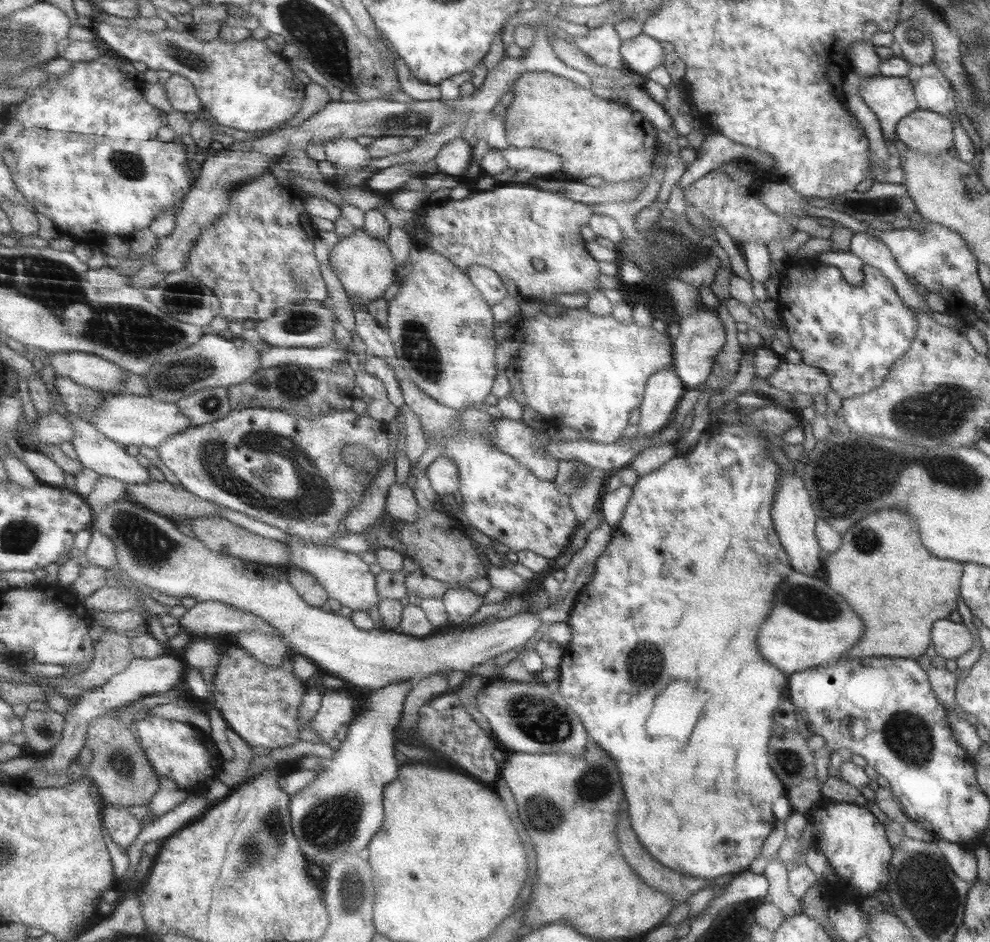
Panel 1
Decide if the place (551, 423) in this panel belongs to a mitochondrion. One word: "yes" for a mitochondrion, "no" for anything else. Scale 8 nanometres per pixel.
no

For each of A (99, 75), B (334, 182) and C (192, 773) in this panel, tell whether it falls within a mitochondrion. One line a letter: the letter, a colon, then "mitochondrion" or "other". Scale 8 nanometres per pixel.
A: other
B: other
C: other

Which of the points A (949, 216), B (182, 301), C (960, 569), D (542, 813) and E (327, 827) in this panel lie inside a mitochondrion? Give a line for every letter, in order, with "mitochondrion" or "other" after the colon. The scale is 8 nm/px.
A: other
B: mitochondrion
C: other
D: mitochondrion
E: mitochondrion

